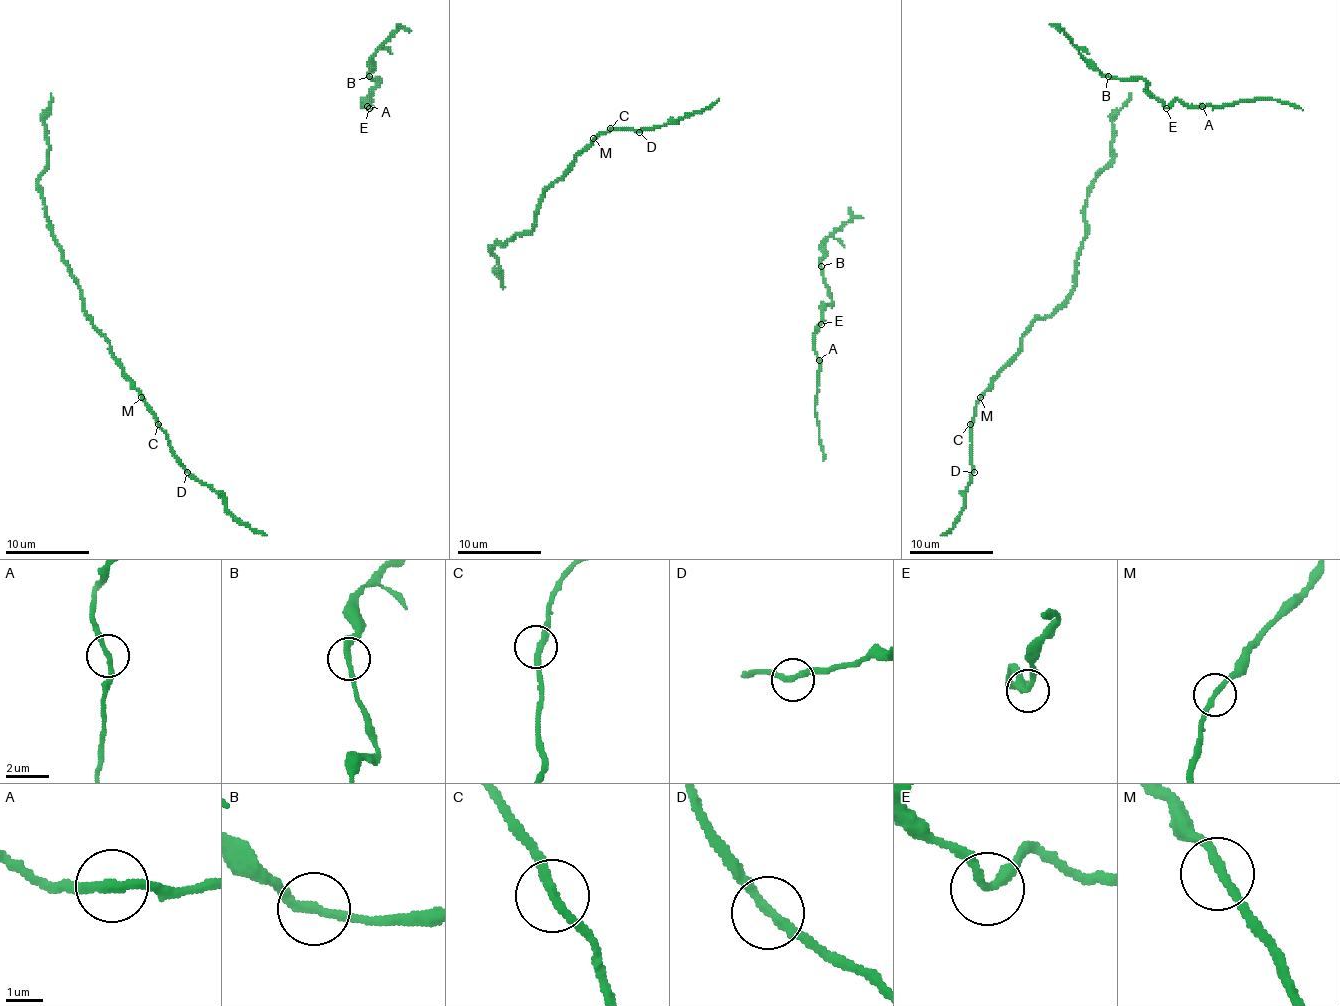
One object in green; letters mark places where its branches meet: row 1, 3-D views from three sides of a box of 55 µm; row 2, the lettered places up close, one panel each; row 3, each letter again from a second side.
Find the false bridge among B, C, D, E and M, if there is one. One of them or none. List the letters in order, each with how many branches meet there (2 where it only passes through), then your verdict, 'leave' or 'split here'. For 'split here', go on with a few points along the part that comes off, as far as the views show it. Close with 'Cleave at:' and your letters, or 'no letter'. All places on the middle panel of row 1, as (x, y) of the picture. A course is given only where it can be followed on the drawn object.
B: 2 branches meet; leave
C: 2 branches meet; leave
D: 2 branches meet; leave
E: 2 branches meet; leave
M: 2 branches meet; leave
Cleave at: no letter

